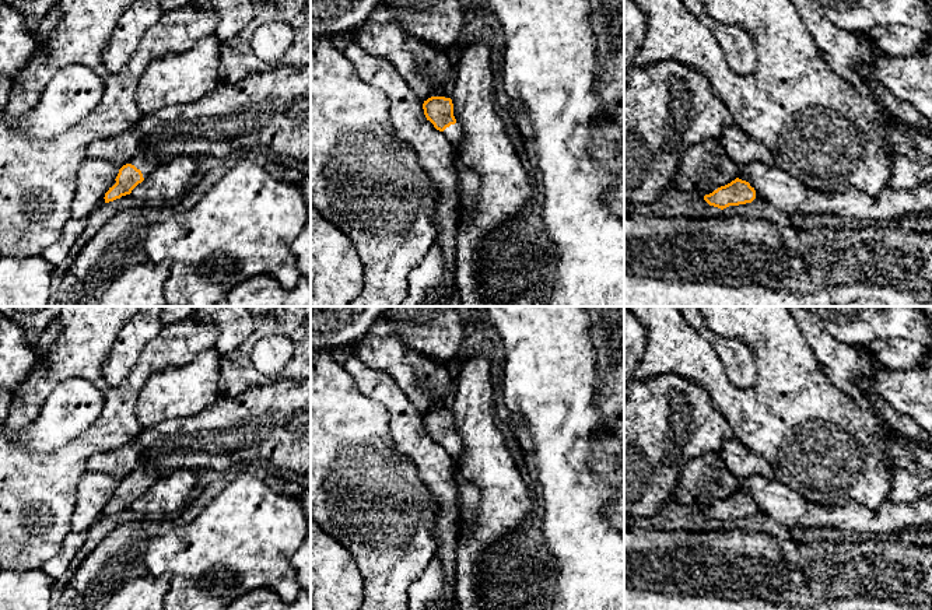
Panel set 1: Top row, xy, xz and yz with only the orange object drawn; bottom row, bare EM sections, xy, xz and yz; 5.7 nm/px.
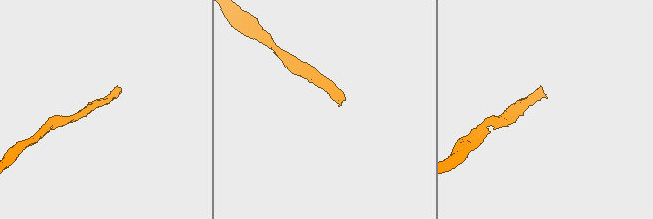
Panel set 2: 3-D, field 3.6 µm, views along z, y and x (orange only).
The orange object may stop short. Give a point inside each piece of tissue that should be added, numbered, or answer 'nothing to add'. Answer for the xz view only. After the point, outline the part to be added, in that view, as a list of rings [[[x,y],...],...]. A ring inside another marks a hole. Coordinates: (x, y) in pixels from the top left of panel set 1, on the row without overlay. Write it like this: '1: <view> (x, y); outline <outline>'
1: xz (454, 447); outline [[[459,437],[451,438],[449,441],[446,441],[444,445],[444,449],[452,456],[452,458],[458,458],[462,455],[463,452],[463,446],[462,446],[462,441]]]

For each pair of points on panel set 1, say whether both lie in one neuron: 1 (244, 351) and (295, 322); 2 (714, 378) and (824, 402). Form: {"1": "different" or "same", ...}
{"1": "same", "2": "same"}

